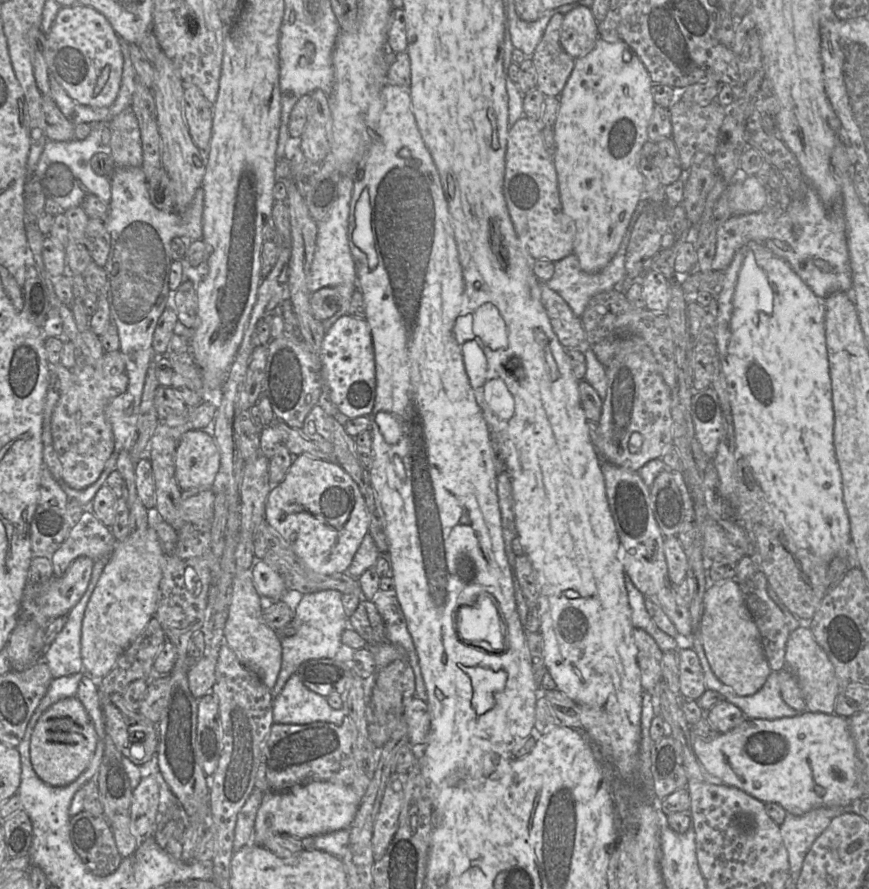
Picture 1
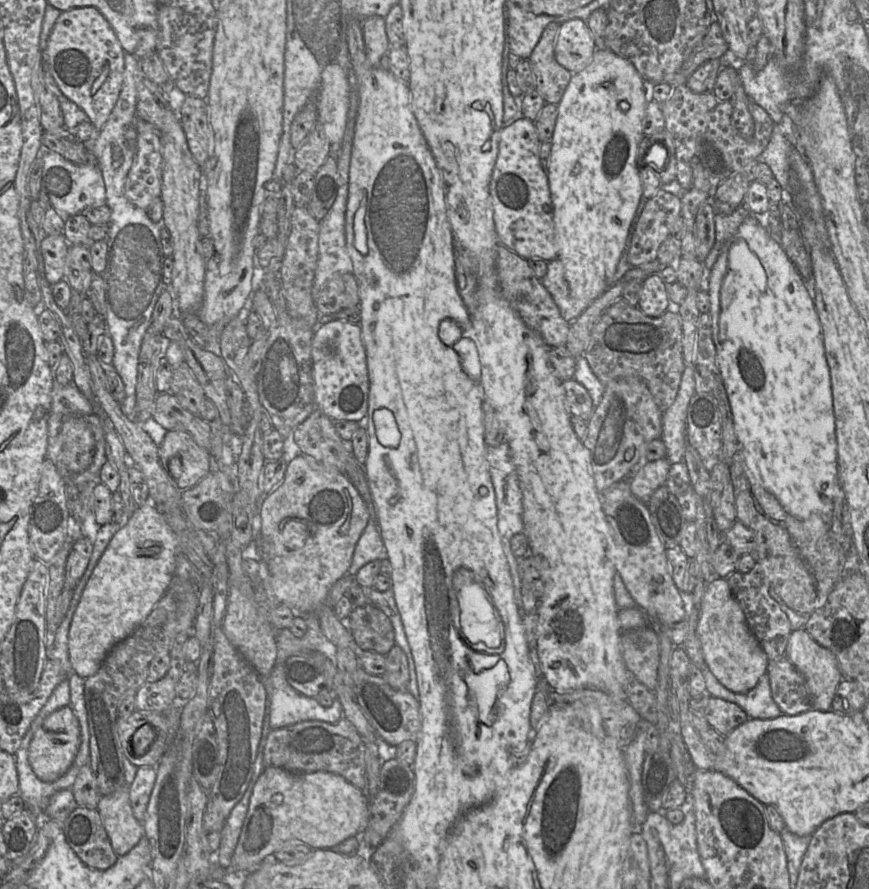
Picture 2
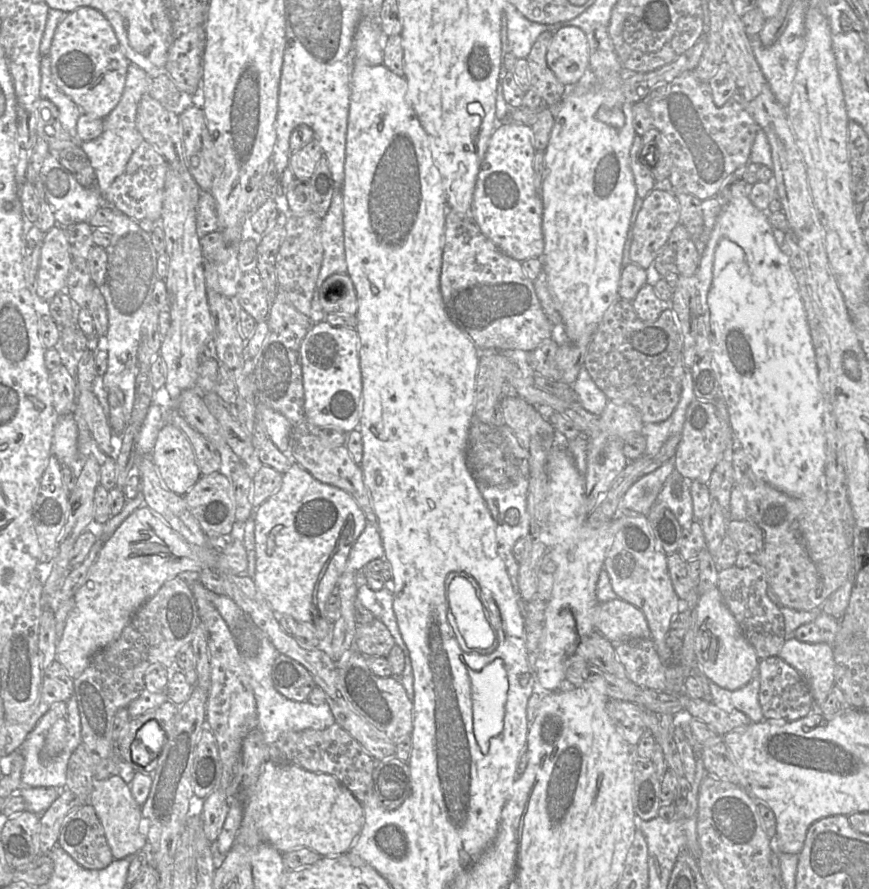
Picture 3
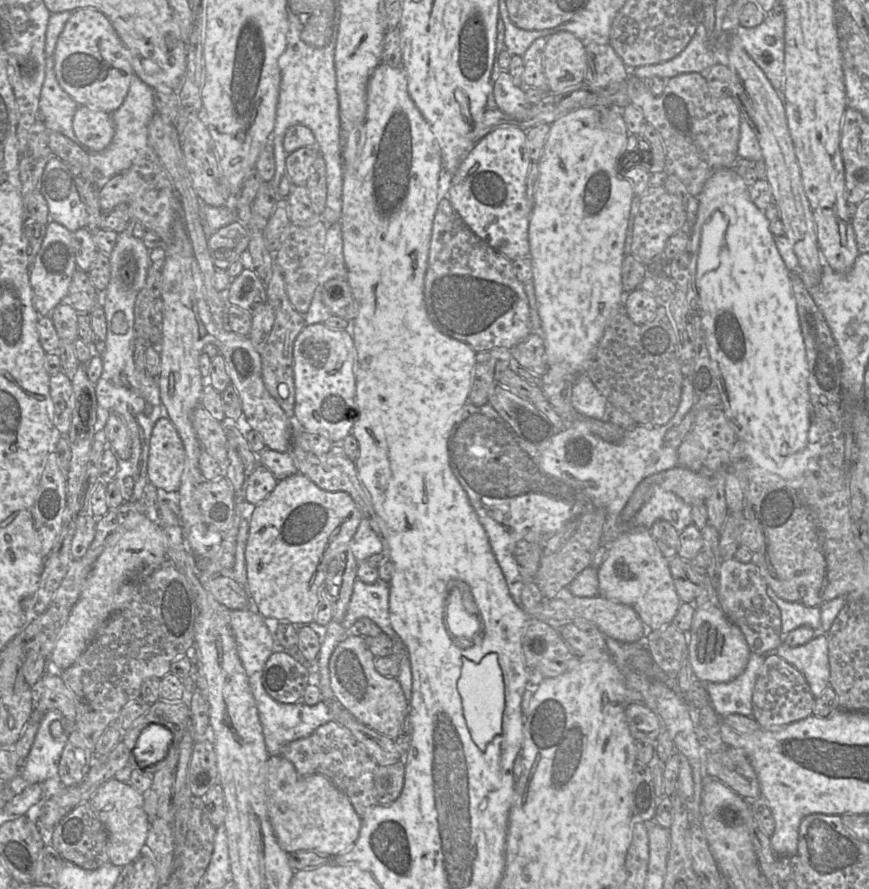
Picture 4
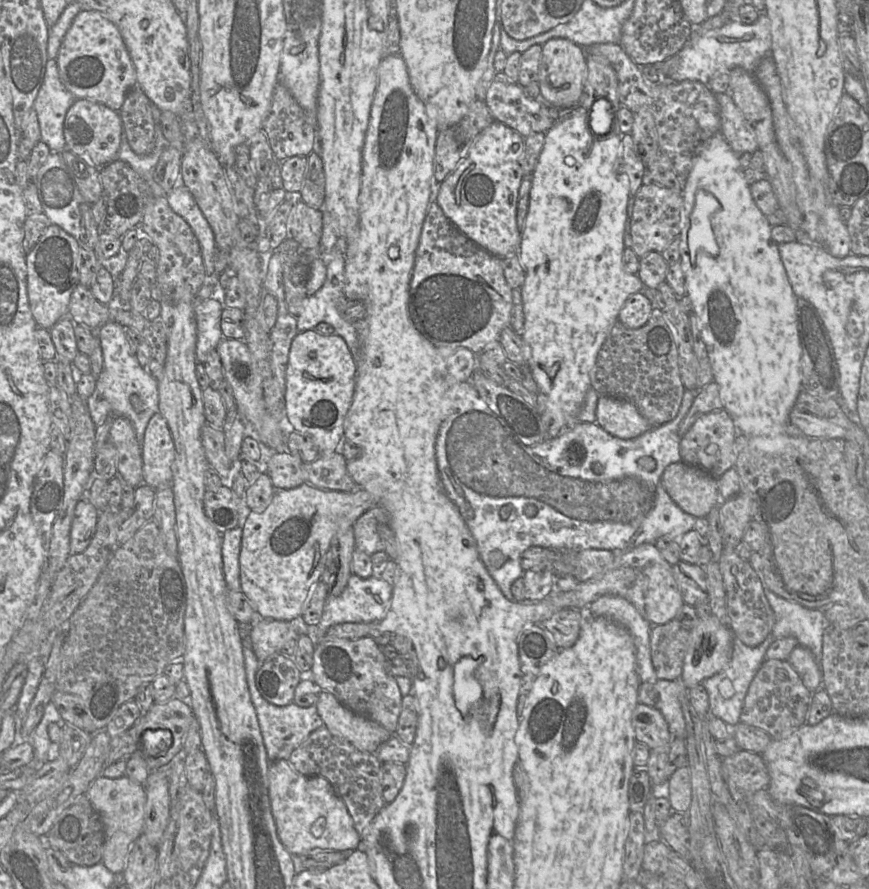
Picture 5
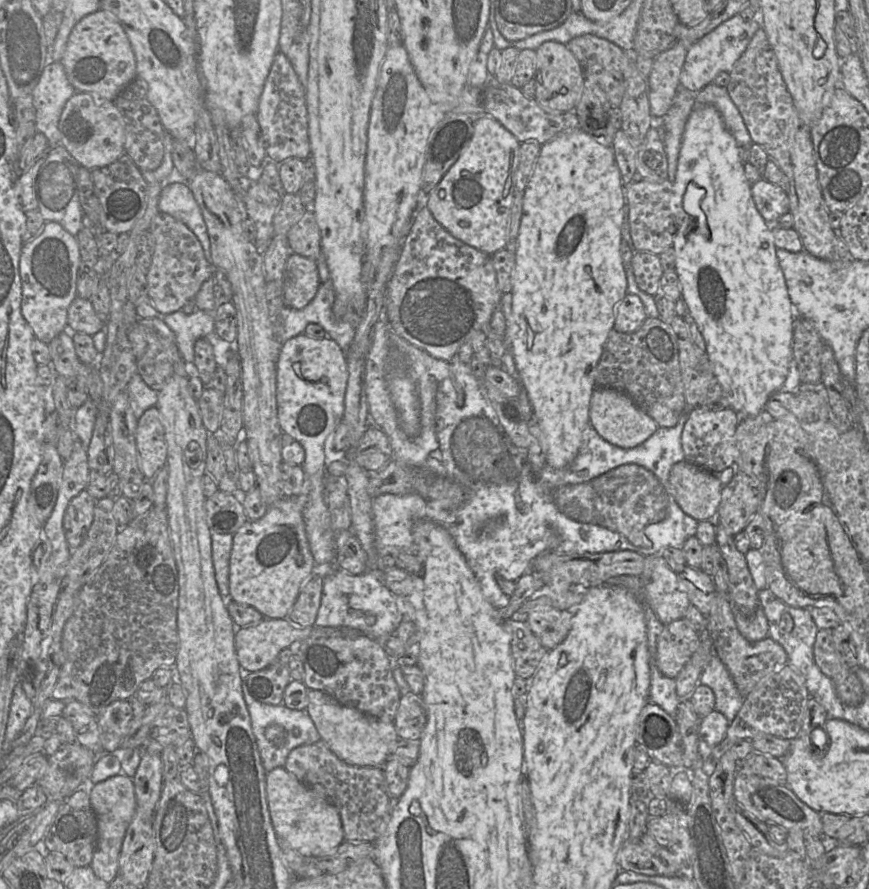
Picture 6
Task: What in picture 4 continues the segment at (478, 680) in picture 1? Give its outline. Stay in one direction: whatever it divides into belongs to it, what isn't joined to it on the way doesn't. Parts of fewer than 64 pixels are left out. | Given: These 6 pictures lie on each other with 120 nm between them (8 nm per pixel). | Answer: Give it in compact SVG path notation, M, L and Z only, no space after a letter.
M489 653L479 663L462 657L461 675L457 689L461 696L463 715L472 740L482 751L485 751L488 744L502 732L505 687L498 655Z

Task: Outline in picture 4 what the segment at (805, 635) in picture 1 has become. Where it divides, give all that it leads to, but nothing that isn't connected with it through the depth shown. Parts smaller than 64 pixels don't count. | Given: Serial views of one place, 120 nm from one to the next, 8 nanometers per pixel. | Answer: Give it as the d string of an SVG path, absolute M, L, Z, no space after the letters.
M817 632L804 645L791 647L783 642L775 653L794 666L805 677L814 698L829 686L830 668L826 633Z

